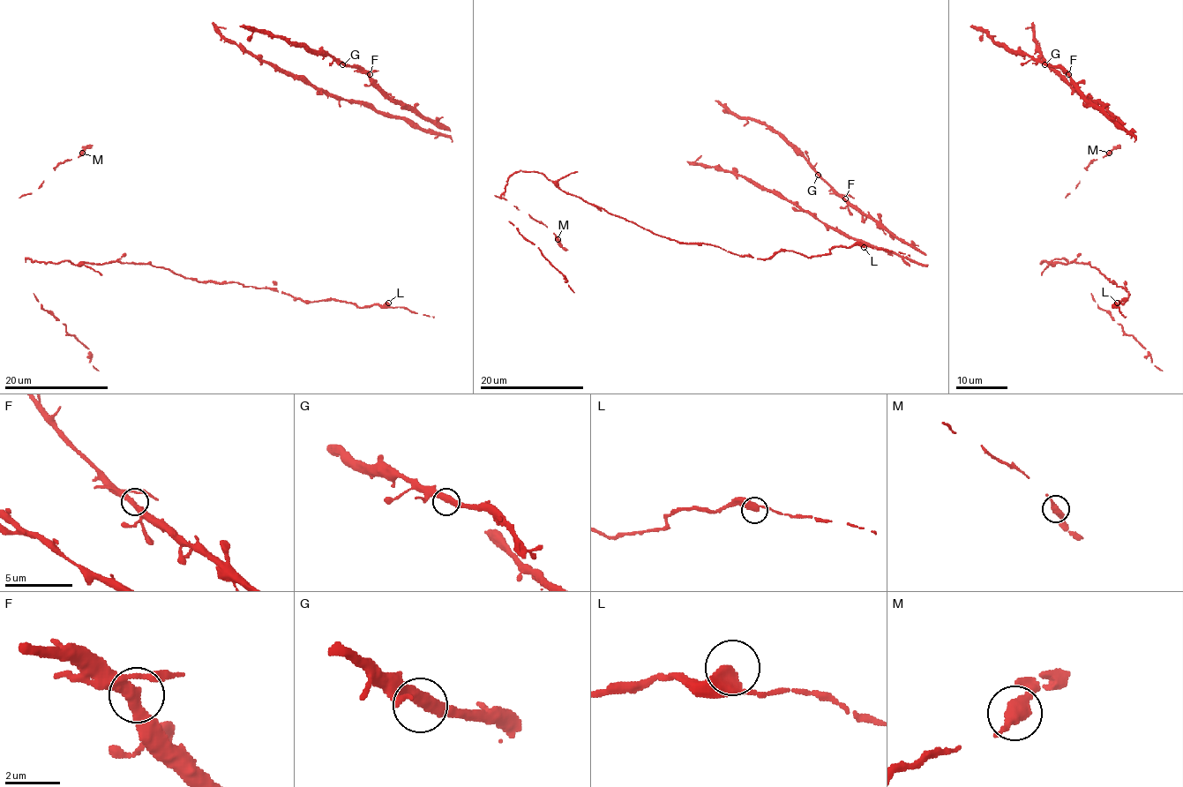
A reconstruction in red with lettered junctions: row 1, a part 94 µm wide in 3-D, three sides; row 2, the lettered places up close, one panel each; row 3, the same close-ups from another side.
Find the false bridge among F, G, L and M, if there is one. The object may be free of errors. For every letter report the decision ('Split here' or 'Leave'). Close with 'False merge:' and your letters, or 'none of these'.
F: Leave
G: Leave
L: Leave
M: Leave
False merge: none of these

